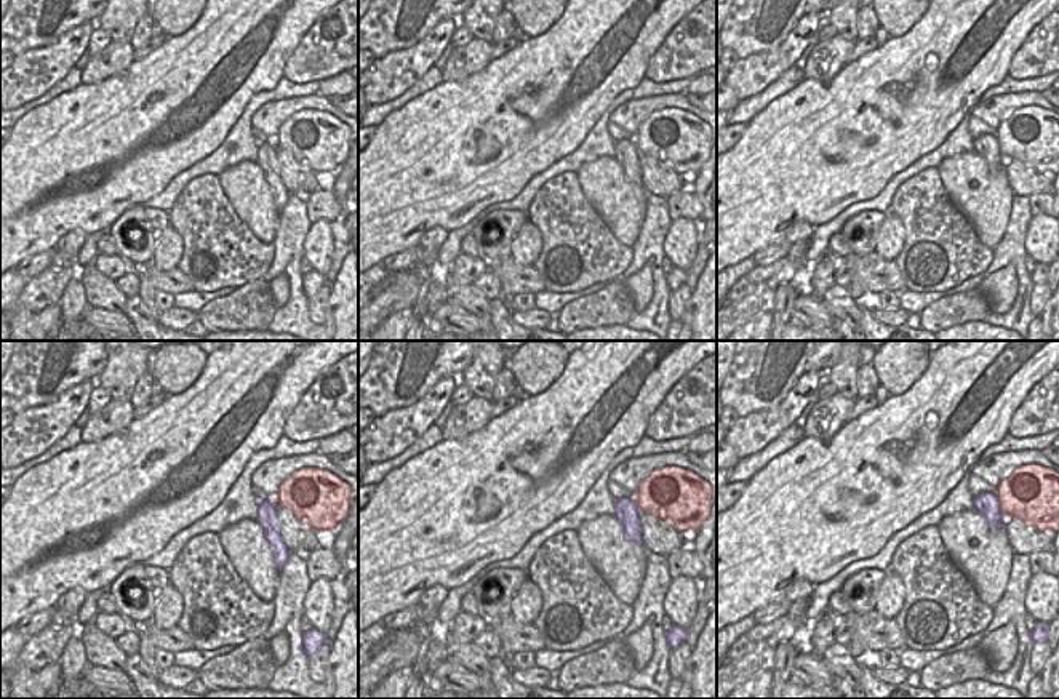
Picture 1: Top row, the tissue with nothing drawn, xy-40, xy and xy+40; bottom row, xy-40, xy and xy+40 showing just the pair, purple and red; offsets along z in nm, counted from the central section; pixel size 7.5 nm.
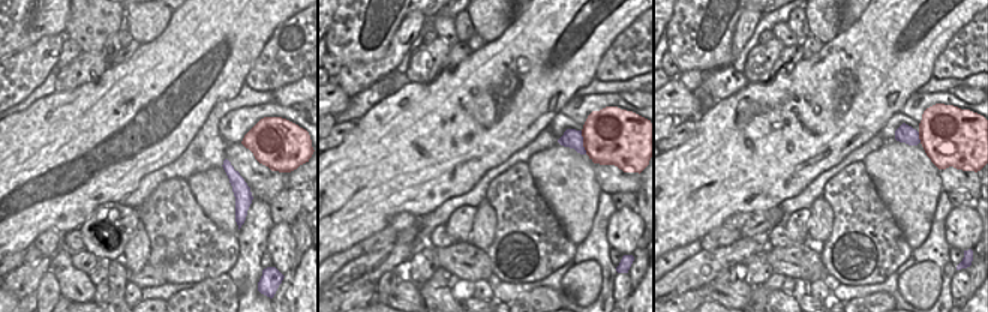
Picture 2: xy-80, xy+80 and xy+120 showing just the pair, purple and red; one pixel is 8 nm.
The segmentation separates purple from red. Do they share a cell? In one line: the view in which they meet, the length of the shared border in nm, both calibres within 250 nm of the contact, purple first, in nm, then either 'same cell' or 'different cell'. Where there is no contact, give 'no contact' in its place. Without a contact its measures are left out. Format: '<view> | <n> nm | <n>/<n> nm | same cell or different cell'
xy+40 | 190 nm | 180/400 nm | different cell

